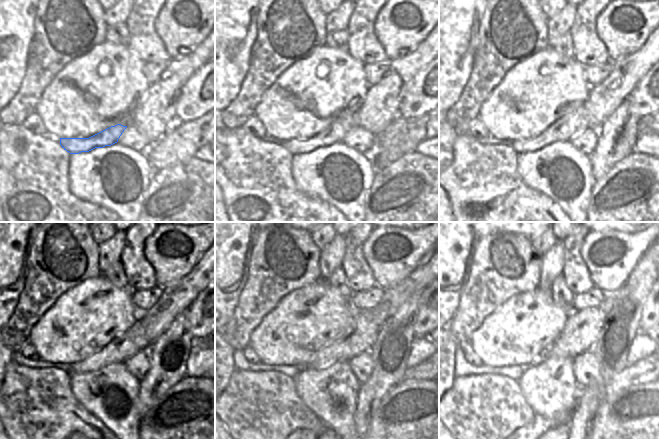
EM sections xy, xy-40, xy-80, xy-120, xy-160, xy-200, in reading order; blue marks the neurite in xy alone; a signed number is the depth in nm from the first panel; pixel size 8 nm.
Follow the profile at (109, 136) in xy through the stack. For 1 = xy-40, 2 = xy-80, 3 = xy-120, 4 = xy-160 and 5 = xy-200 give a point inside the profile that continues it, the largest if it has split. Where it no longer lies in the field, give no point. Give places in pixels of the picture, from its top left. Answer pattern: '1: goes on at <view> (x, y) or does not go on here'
1: goes on at xy-40 (336, 132)
2: goes on at xy-80 (575, 122)
3: goes on at xy-120 (133, 341)
4: goes on at xy-160 (360, 337)
5: goes on at xy-200 (582, 329)

